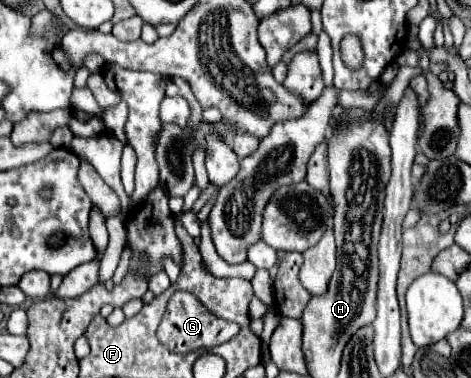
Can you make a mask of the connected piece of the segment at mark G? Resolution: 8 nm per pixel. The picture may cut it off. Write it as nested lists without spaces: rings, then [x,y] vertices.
[[[175,291],[173,297],[167,303],[167,311],[163,315],[163,321],[157,329],[157,337],[171,349],[177,353],[185,353],[185,351],[193,351],[197,347],[215,347],[221,345],[225,341],[229,341],[231,337],[235,337],[241,331],[239,323],[233,321],[225,321],[217,315],[213,315],[203,303],[199,303],[199,299],[189,293],[189,291]]]

